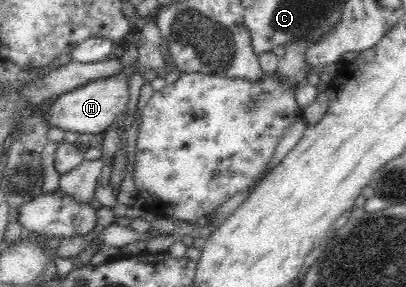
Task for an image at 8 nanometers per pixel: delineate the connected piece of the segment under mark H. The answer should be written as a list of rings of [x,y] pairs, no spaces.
[[[132,46],[122,53],[121,66],[114,73],[114,77],[102,77],[96,81],[88,81],[88,84],[82,85],[82,87],[60,94],[56,103],[50,108],[49,123],[61,127],[65,131],[76,131],[81,134],[91,133],[97,136],[101,136],[106,129],[113,129],[114,122],[120,122],[122,119],[130,99],[129,81],[135,72],[137,50]]]

